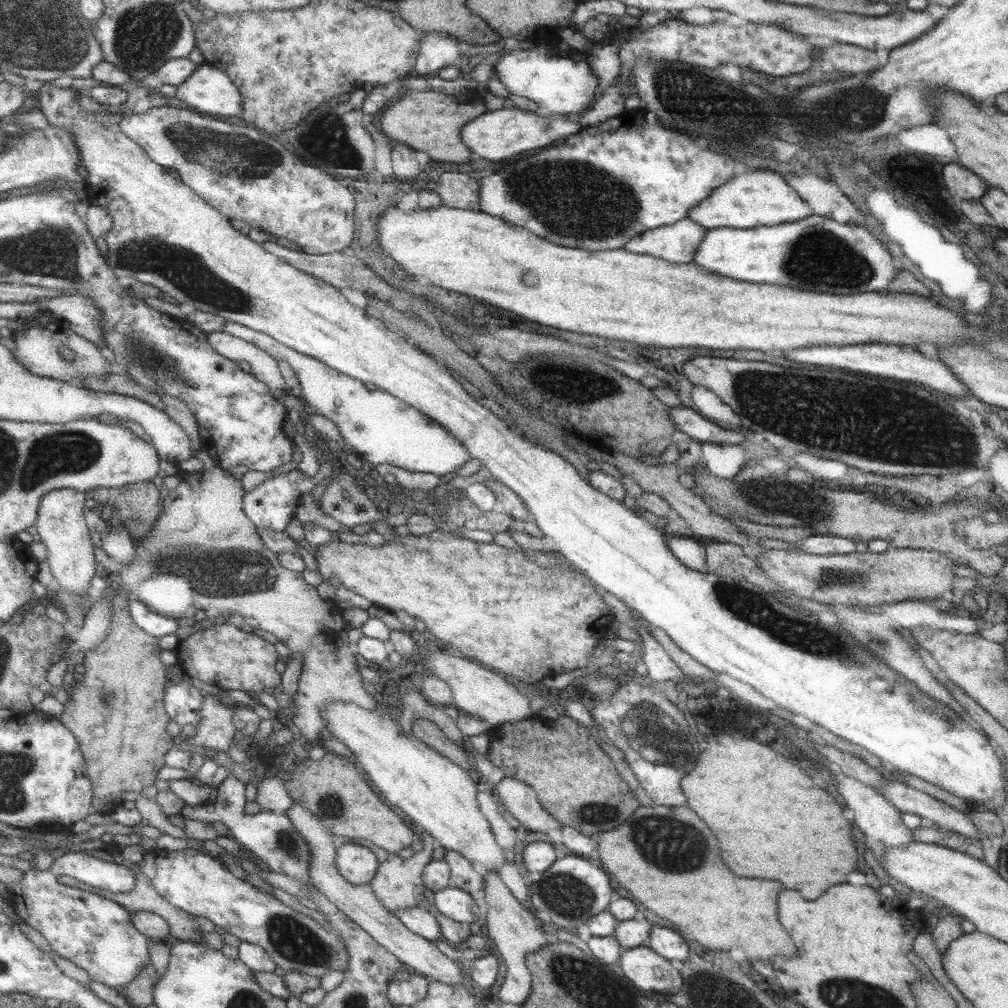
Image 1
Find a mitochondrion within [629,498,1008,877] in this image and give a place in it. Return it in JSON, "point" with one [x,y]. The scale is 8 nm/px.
{"point":[749,606]}

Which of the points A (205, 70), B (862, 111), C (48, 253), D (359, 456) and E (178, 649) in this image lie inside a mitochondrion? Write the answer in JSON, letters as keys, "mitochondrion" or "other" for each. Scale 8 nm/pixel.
{"A":"other","B":"mitochondrion","C":"mitochondrion","D":"other","E":"other"}

